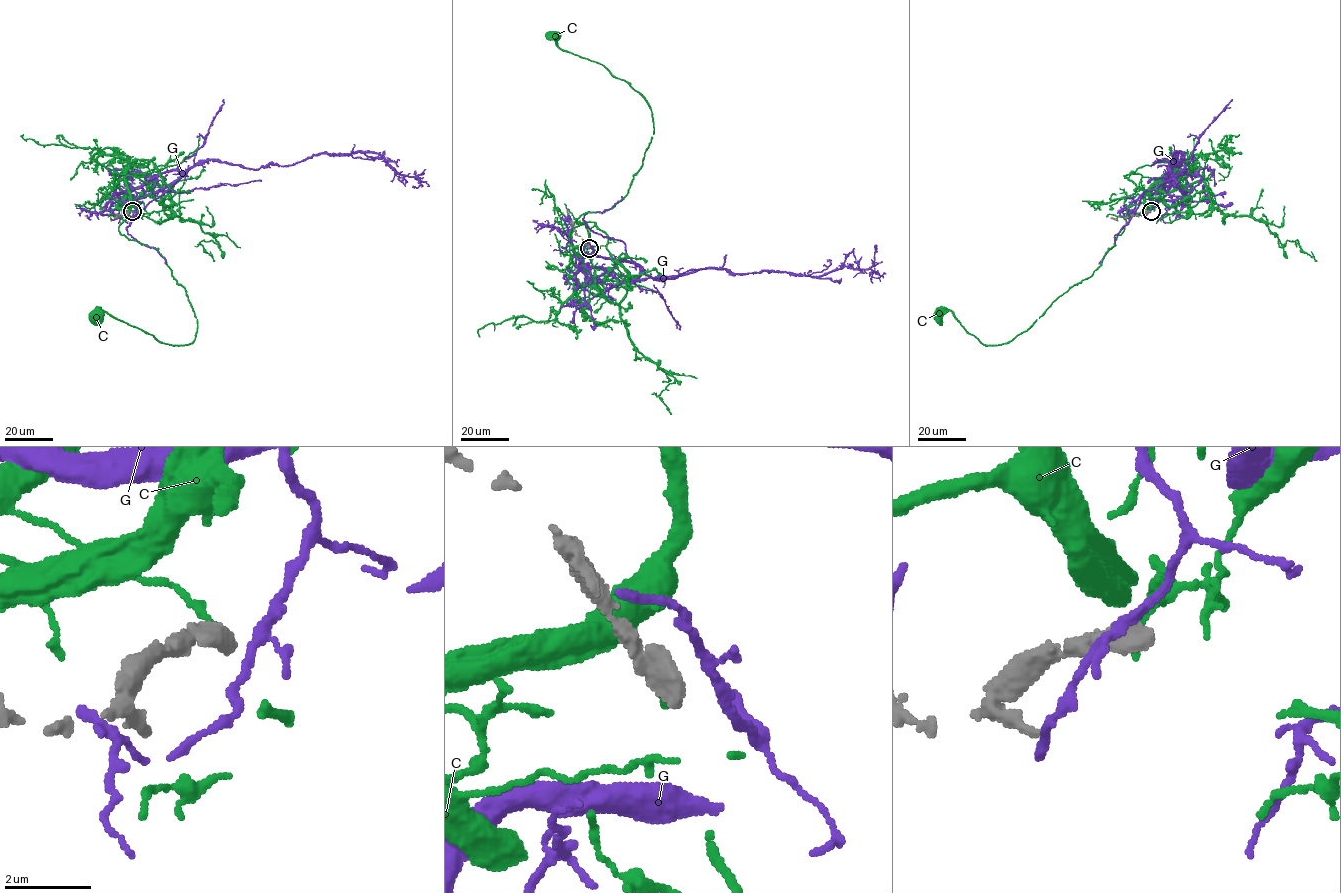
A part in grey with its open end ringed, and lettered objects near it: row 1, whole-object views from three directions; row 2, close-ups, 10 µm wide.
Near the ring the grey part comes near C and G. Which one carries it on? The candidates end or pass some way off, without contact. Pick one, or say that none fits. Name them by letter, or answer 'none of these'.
none of these

